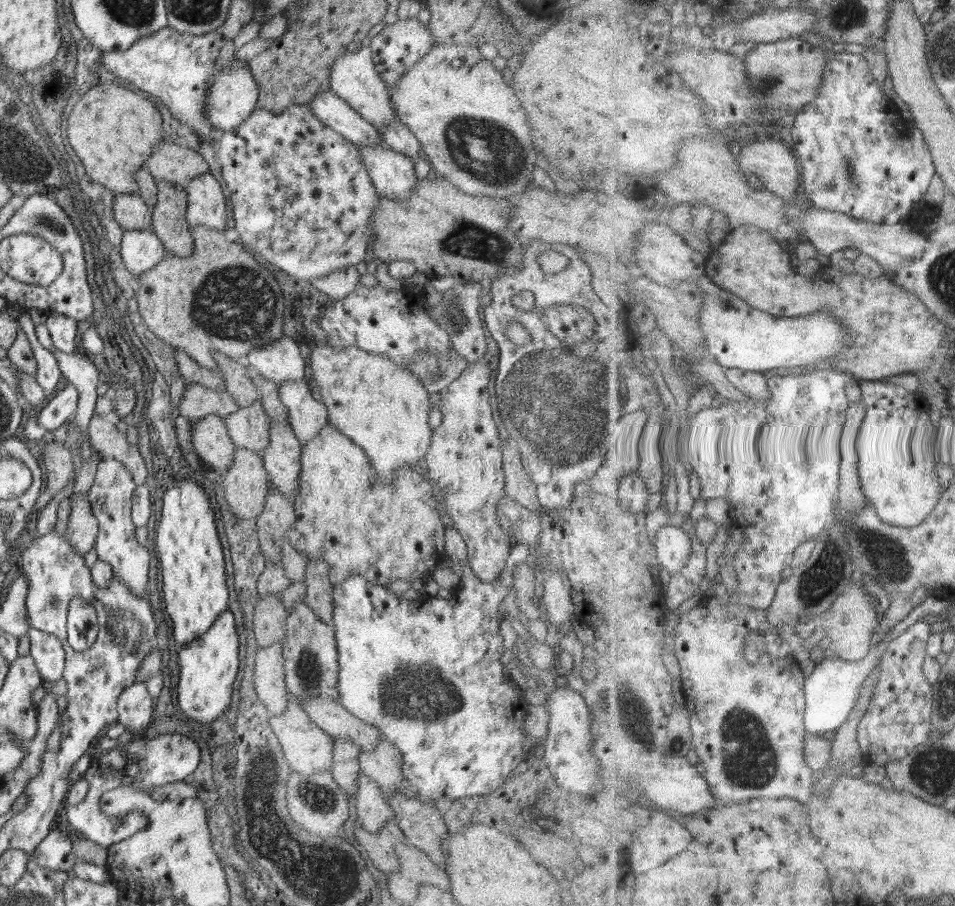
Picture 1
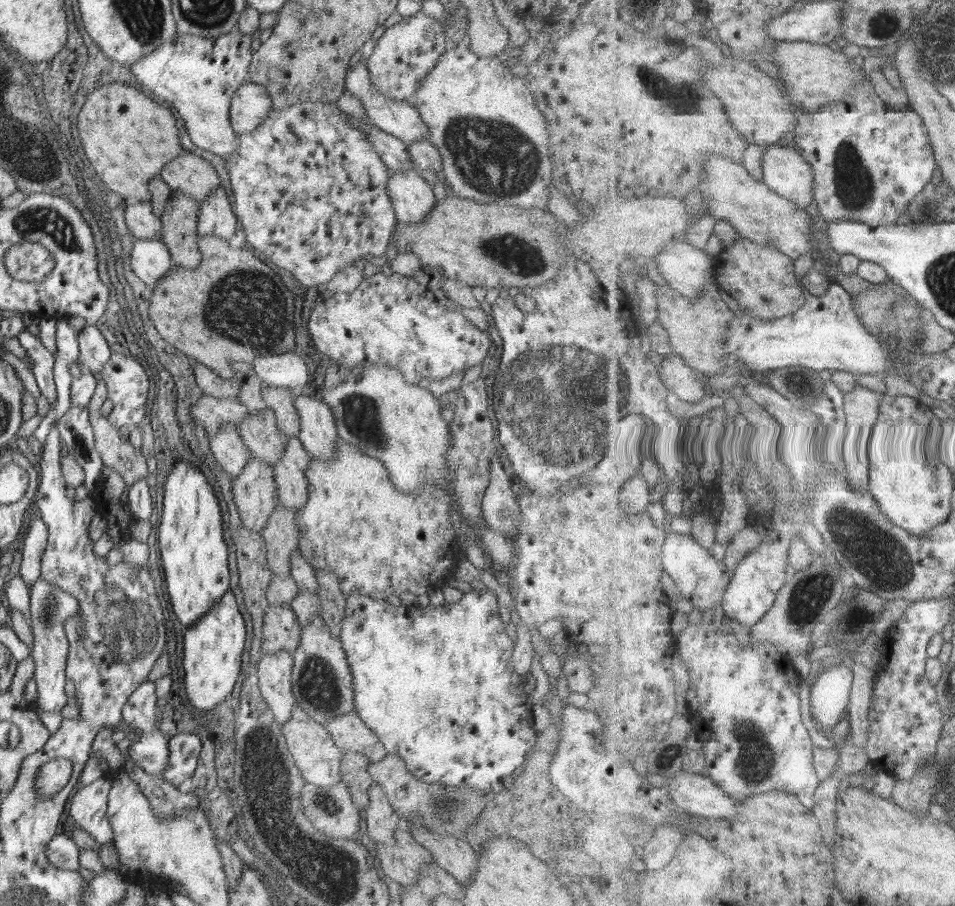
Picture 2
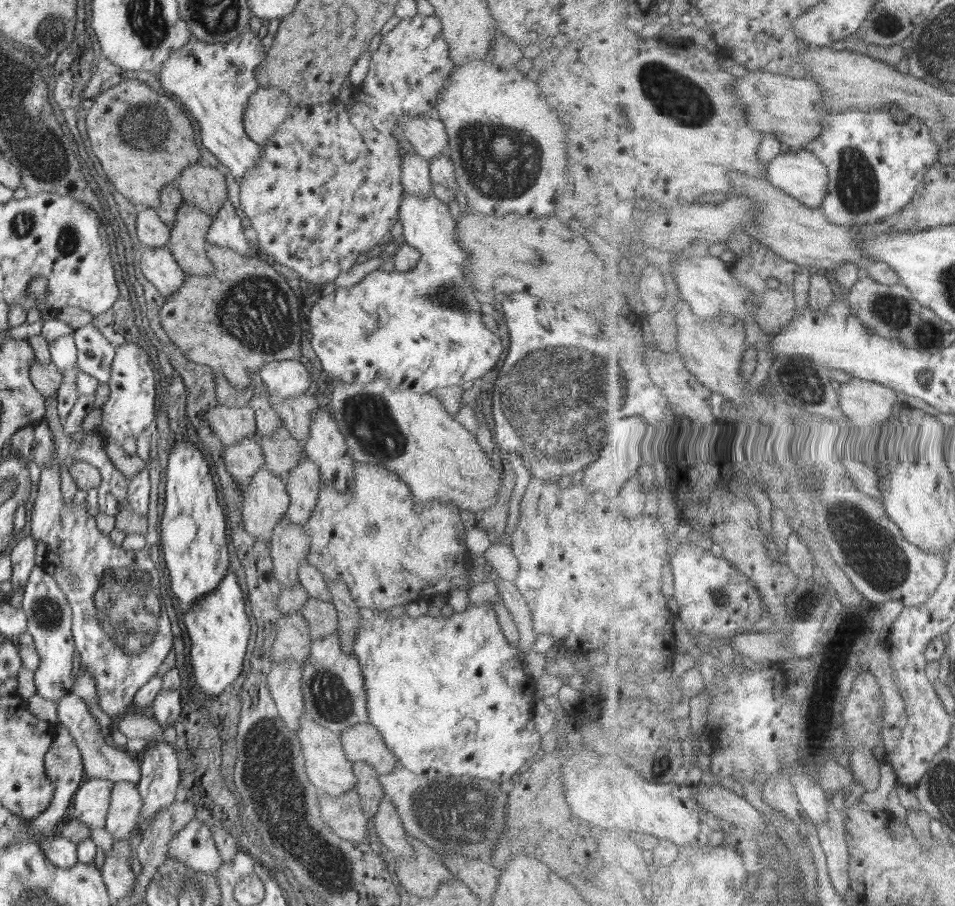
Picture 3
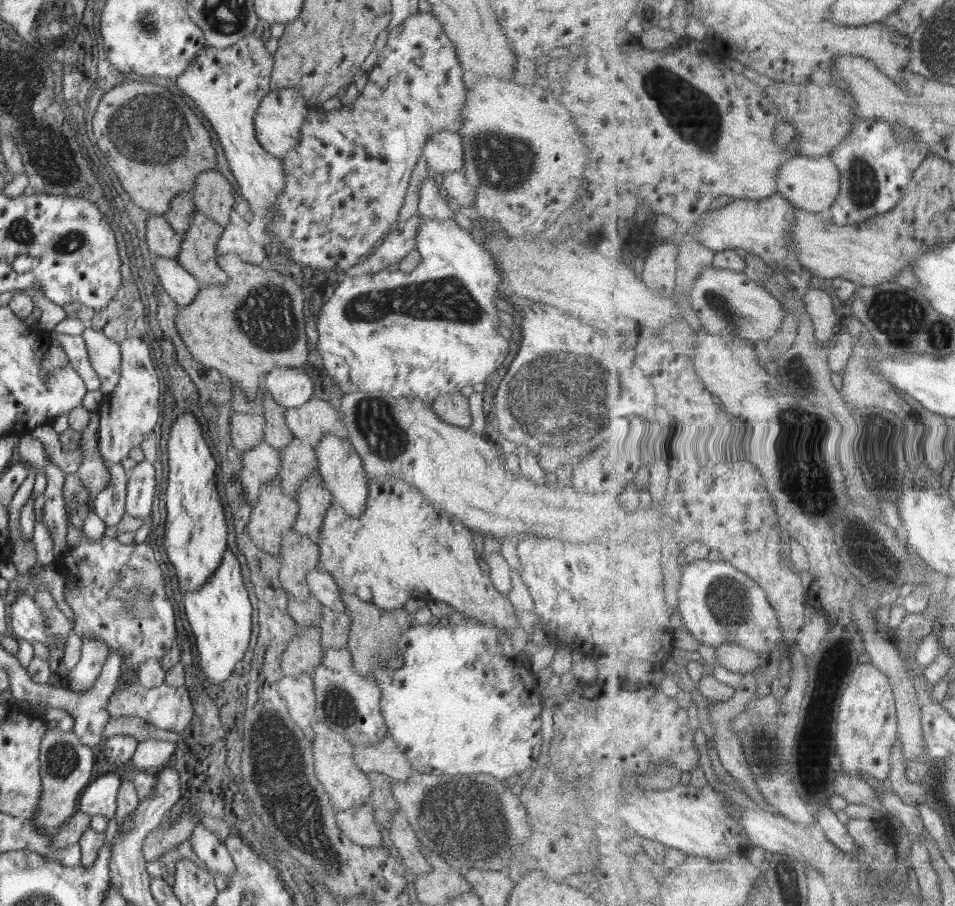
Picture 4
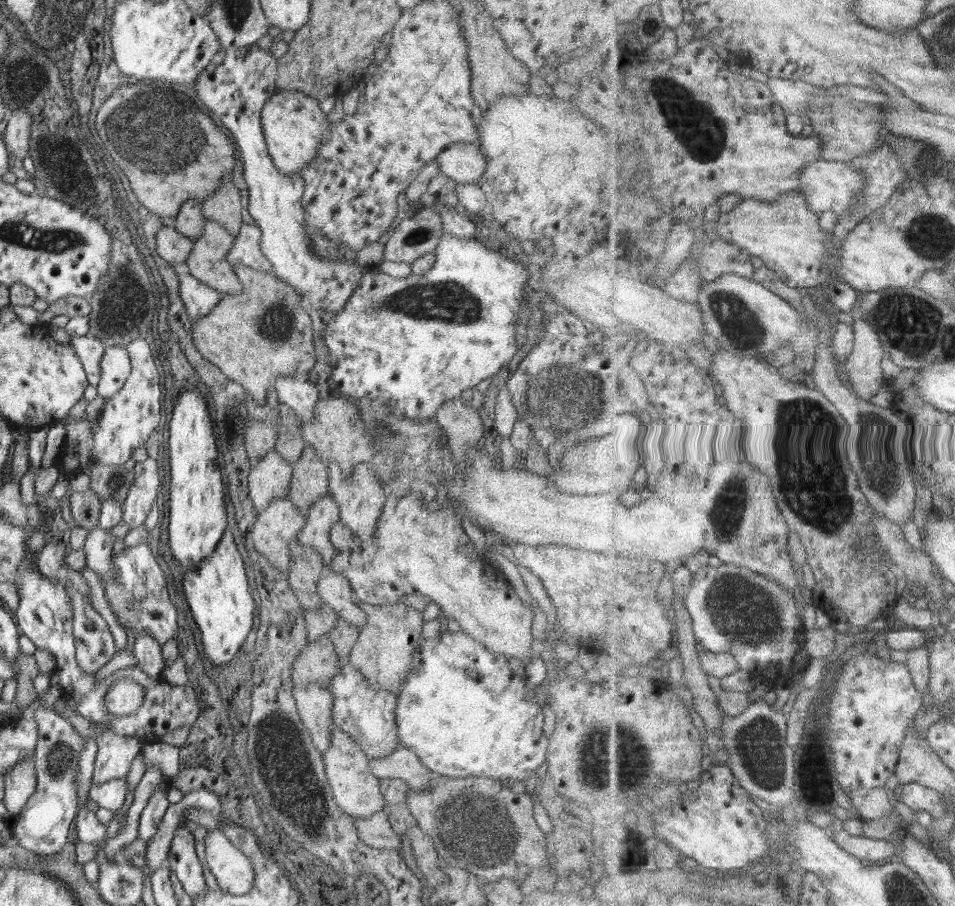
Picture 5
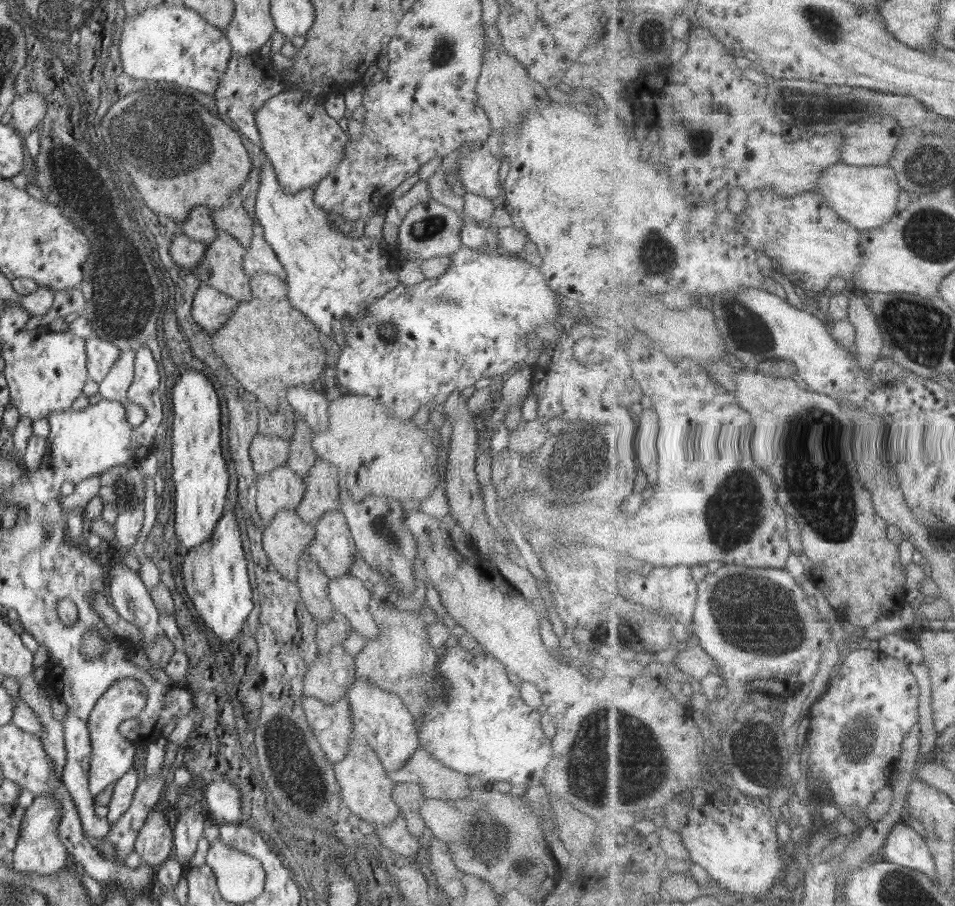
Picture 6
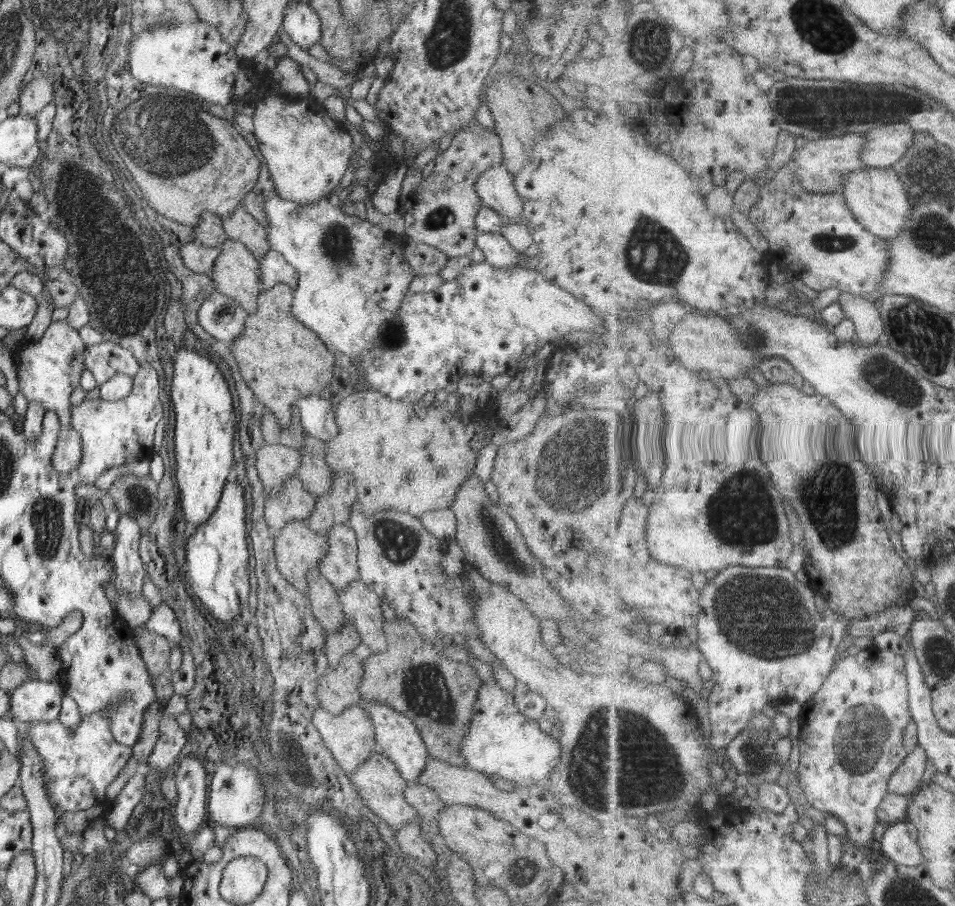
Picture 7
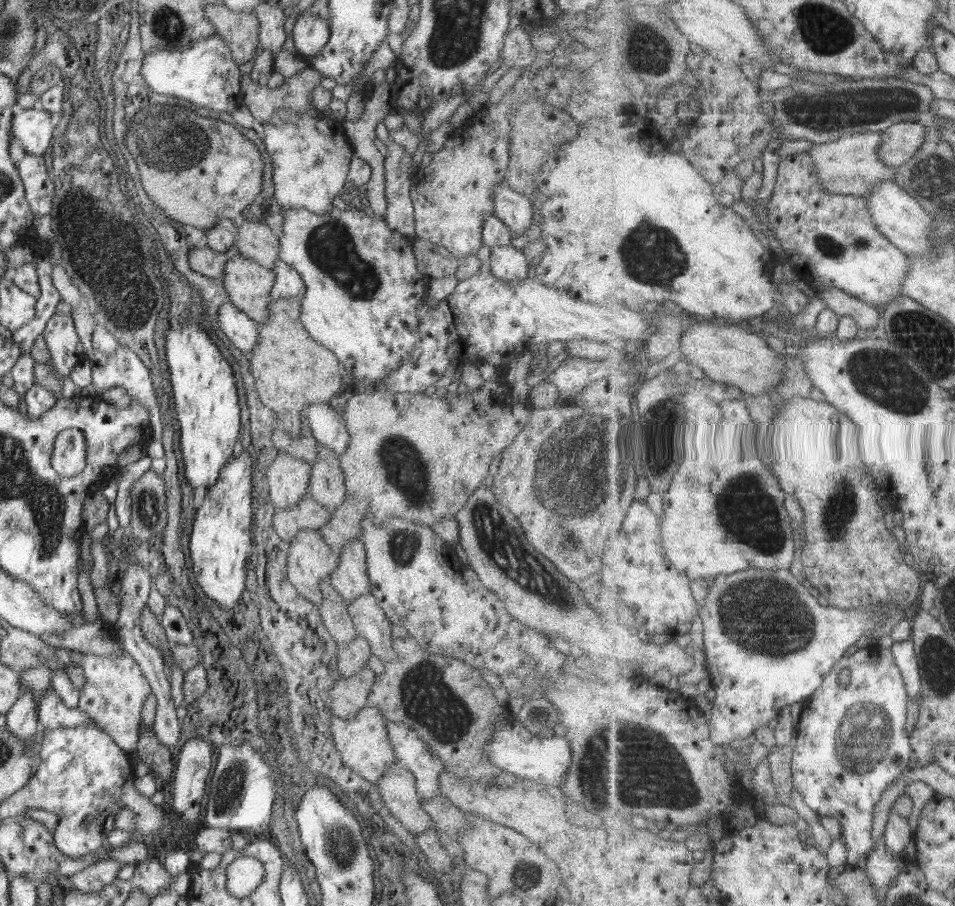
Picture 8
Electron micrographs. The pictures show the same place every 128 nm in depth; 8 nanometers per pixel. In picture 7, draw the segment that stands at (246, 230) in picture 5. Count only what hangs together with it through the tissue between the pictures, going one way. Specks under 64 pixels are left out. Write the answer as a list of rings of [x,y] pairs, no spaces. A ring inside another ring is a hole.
[[[274,249],[263,256],[262,260],[258,260],[261,272],[261,288],[262,290],[270,290],[277,284],[284,284],[295,289],[298,284],[297,270],[288,264],[288,261]]]

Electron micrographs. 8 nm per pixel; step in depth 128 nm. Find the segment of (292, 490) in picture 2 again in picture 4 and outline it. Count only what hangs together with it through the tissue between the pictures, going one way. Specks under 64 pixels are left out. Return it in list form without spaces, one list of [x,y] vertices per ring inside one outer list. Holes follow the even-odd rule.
[[[315,470],[311,476],[303,479],[297,492],[299,511],[294,529],[304,536],[318,540],[325,514],[334,501],[330,491],[324,486],[320,472]]]

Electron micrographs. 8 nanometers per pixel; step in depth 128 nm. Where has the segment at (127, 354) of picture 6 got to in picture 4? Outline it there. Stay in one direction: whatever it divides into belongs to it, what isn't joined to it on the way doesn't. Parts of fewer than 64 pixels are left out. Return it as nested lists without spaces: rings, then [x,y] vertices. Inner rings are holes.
[[[89,326],[80,336],[89,352],[91,368],[101,382],[99,390],[104,396],[109,395],[120,379],[120,361],[122,360],[120,346]]]

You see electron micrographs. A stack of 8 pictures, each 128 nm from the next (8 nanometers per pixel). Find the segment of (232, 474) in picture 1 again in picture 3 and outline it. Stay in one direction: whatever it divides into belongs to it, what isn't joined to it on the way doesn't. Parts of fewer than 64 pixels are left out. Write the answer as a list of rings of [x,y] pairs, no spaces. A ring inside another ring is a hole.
[[[263,467],[251,478],[251,482],[243,485],[243,489],[242,520],[245,530],[269,544],[275,526],[287,514],[291,501],[287,485],[281,476]]]

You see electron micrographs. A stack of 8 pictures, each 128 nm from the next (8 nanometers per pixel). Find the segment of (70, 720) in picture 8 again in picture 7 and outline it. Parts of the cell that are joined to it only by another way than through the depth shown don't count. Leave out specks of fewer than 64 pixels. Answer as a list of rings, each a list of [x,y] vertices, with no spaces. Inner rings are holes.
[[[38,678],[26,681],[18,688],[9,691],[11,694],[11,708],[7,717],[19,725],[24,722],[54,722],[59,720],[61,713],[62,683],[60,680],[44,682]]]

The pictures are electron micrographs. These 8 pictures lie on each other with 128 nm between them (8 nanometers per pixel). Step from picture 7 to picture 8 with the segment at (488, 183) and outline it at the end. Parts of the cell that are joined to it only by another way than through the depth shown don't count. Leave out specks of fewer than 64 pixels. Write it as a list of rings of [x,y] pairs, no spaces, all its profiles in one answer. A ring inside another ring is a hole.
[[[504,180],[495,186],[493,201],[493,214],[512,231],[513,235],[525,234],[535,222],[530,199],[518,194]]]

